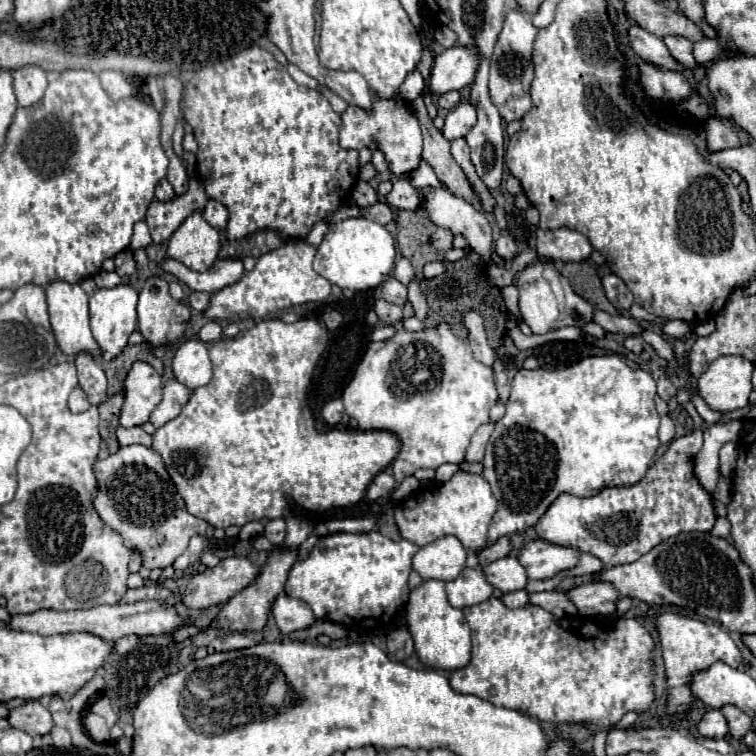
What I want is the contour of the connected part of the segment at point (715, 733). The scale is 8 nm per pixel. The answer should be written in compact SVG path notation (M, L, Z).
M710 709L702 721L698 723L698 731L704 737L714 737L714 739L722 739L728 735L728 721L724 717L724 713L720 709Z

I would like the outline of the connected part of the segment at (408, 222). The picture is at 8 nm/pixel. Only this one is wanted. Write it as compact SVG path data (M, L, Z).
M424 207L414 211L400 211L396 229L398 249L414 265L418 279L422 279L422 267L426 263L438 261L448 249L452 249L452 231L434 225Z

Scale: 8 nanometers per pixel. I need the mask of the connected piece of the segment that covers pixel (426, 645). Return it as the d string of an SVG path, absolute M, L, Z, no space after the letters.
M424 581L422 585L414 587L410 591L410 599L406 605L406 625L414 639L414 649L418 653L418 659L434 669L454 671L470 661L470 627L464 619L464 613L456 607L452 607L446 599L444 581Z

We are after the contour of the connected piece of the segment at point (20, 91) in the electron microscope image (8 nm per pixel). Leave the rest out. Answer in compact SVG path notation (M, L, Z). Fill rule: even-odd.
M28 65L14 71L14 91L18 99L18 107L36 105L48 87L48 71Z

